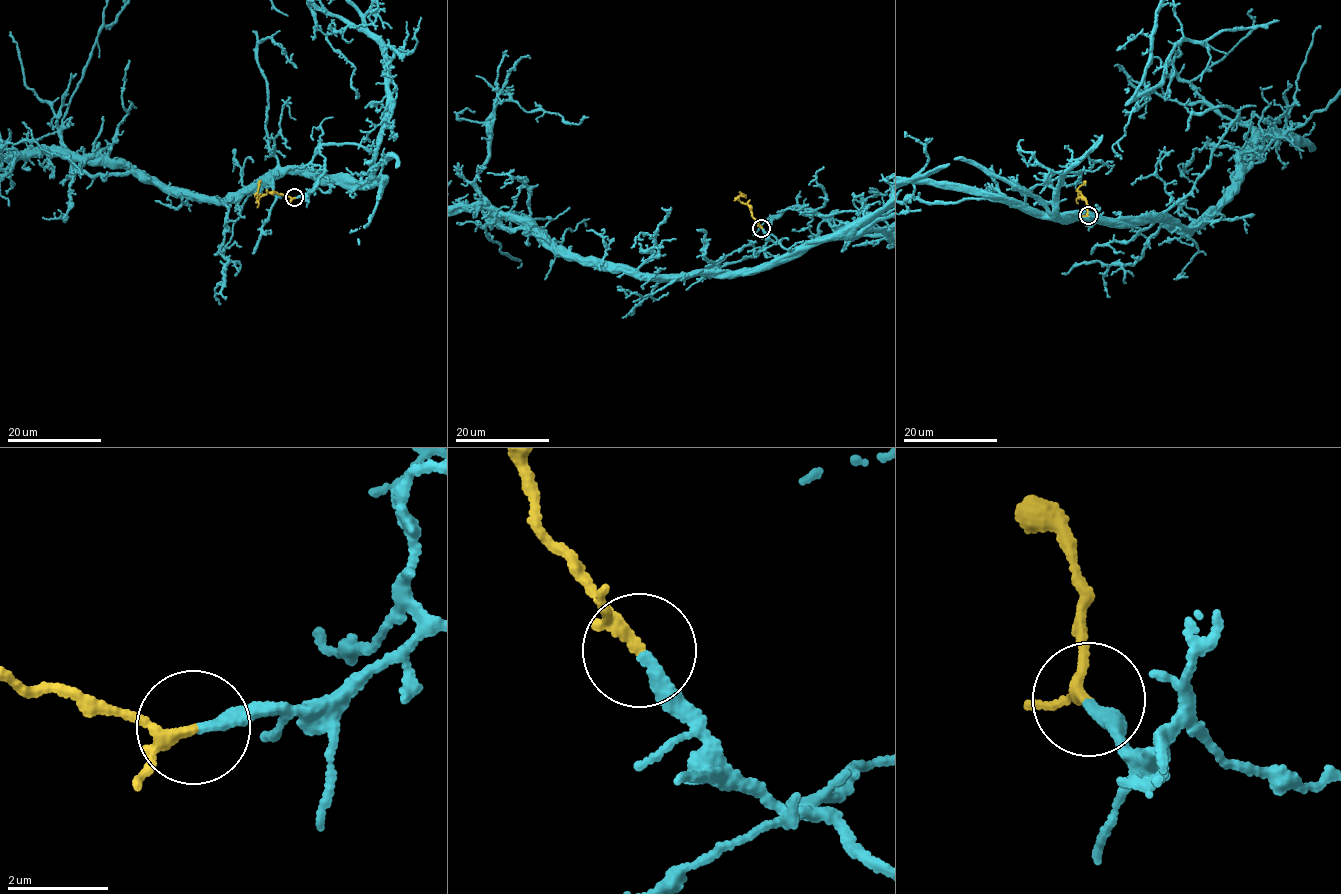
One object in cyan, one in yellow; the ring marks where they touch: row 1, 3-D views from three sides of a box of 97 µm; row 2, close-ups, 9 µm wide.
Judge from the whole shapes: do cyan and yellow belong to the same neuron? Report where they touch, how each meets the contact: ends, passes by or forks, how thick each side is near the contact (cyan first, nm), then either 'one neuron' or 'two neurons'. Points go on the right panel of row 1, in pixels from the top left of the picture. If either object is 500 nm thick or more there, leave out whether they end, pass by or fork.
place (1088, 215); cyan ends; yellow passes by; calibres 260 and 170 nm; one neuron

